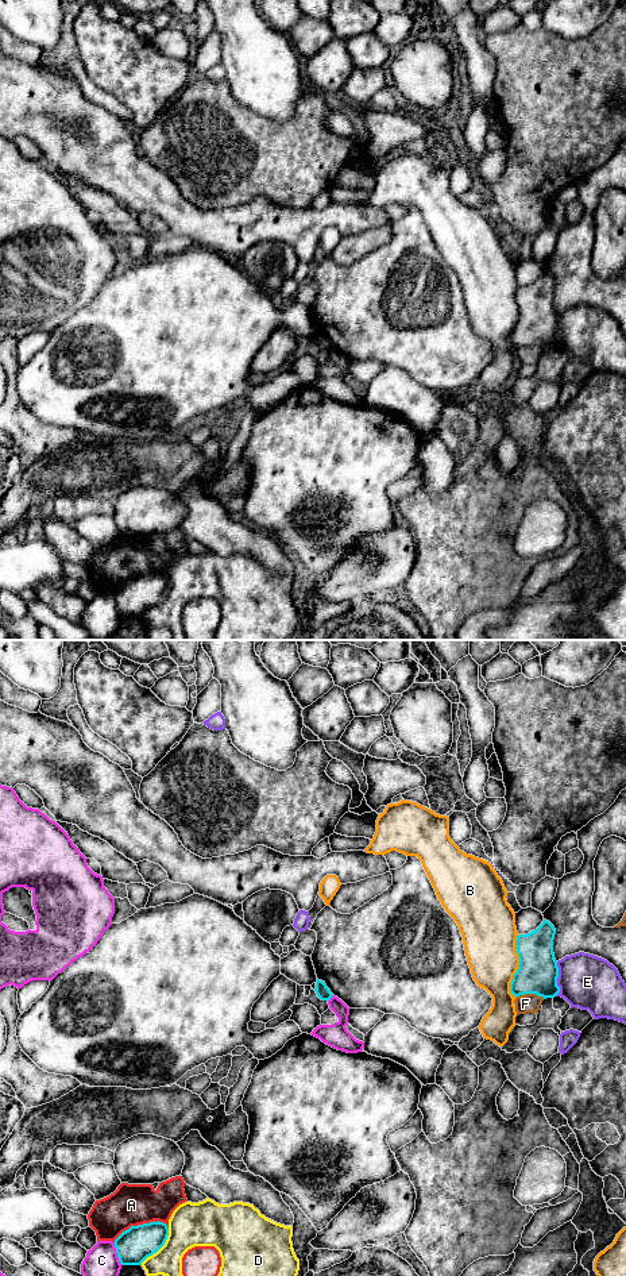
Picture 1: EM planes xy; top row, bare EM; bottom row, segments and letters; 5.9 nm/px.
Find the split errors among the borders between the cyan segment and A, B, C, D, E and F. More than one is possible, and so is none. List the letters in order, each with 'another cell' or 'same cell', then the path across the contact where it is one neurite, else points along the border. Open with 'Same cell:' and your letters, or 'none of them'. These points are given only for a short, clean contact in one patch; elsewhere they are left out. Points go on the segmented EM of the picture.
Same cell: none of them
A: another cell
B: another cell
C: another cell
D: another cell
E: another cell
F: another cell

